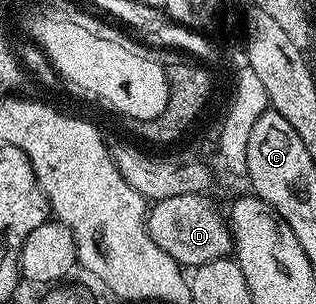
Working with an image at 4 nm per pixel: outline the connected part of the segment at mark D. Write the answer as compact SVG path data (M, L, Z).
M205 193L168 196L168 200L153 203L146 216L146 230L152 236L152 240L156 240L156 244L160 244L160 248L164 248L164 252L168 252L168 256L172 256L172 260L176 260L183 268L203 266L217 258L227 257L234 248L234 238L230 234L227 215L223 211L221 214L217 204L209 202L206 197Z

